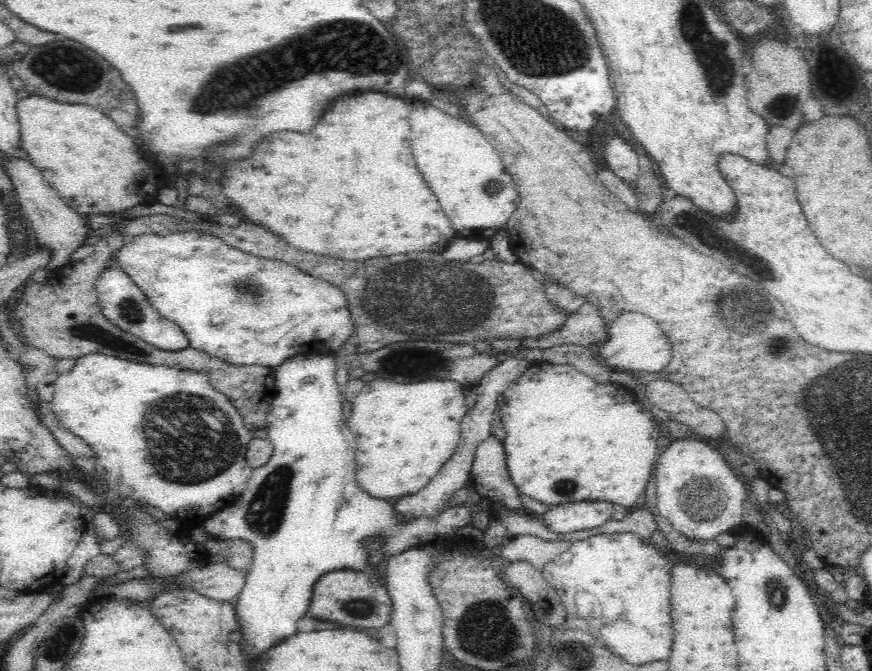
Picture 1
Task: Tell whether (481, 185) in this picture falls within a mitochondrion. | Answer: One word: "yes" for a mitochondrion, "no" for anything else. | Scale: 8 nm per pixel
yes

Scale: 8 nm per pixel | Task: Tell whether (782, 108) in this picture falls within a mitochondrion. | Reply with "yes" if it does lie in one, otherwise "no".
yes

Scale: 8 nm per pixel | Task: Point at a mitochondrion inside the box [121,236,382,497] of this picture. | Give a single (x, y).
(176, 435)

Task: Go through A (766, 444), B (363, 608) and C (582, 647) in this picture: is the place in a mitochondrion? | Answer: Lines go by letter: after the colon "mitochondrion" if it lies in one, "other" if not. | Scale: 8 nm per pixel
A: other
B: mitochondrion
C: mitochondrion

